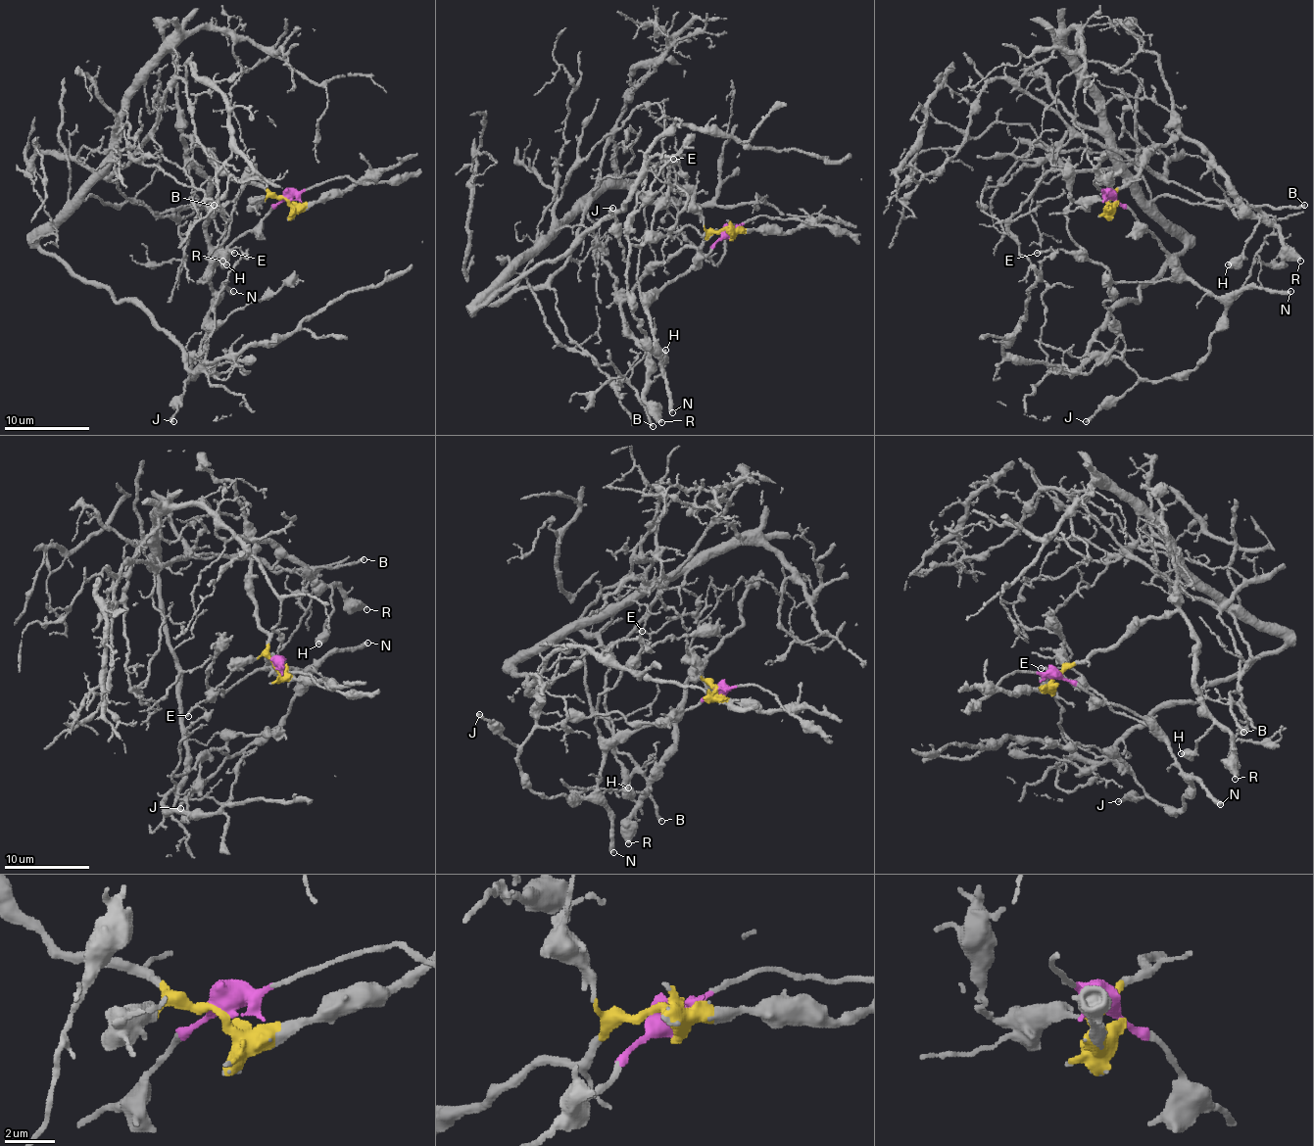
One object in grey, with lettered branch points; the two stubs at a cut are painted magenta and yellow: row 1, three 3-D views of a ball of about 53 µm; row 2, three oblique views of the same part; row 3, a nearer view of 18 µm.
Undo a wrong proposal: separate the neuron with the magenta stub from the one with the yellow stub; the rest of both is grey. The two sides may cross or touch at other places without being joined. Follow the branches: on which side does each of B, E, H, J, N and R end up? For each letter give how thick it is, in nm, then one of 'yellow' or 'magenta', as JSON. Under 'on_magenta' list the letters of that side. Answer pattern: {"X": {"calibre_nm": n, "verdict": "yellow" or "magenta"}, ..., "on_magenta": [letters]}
{"B": {"calibre_nm": 260, "verdict": "yellow"}, "E": {"calibre_nm": 190, "verdict": "magenta"}, "H": {"calibre_nm": 600, "verdict": "yellow"}, "J": {"calibre_nm": 260, "verdict": "magenta"}, "N": {"calibre_nm": 400, "verdict": "magenta"}, "R": {"calibre_nm": 480, "verdict": "yellow"}, "on_magenta": ["E", "J", "N"]}

